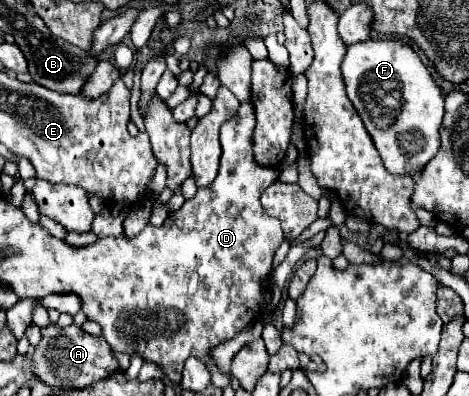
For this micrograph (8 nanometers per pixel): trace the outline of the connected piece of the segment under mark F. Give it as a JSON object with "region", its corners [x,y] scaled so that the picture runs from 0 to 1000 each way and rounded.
{"region":[[[855,98],[770,104],[740,119],[727,184],[740,215],[740,240],[817,396],[825,432],[842,442],[898,437],[936,381],[949,250],[889,129]]]}

